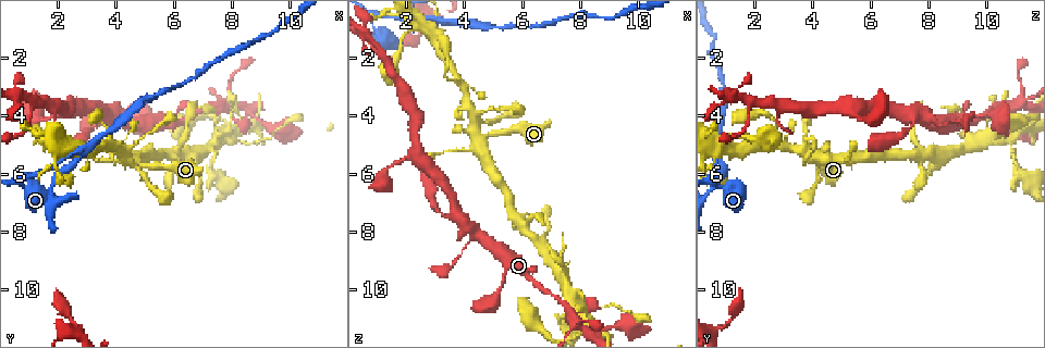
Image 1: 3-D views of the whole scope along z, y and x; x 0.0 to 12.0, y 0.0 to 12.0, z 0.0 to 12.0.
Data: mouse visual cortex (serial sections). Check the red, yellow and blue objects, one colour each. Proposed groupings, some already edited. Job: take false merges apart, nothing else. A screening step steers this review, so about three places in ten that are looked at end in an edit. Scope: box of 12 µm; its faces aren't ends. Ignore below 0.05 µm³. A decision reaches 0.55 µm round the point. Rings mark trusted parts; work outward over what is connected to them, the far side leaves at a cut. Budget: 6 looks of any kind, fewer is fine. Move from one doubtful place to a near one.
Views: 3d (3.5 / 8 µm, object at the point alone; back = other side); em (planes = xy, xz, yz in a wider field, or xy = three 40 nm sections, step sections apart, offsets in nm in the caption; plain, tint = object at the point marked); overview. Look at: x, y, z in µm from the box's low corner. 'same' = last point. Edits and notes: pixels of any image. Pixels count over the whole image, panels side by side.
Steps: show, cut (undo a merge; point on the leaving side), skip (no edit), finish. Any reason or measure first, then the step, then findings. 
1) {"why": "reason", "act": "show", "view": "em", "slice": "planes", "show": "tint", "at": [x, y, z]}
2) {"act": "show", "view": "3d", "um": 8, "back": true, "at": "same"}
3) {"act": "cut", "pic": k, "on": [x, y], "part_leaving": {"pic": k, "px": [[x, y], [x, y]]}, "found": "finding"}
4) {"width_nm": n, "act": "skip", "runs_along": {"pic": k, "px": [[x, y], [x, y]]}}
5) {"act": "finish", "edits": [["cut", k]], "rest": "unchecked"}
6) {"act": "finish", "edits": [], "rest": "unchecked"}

{"why": "narrows sharply", "act": "show", "view": "3d", "um": 3.5, "at": [7.7, 3.7, 10.7]}

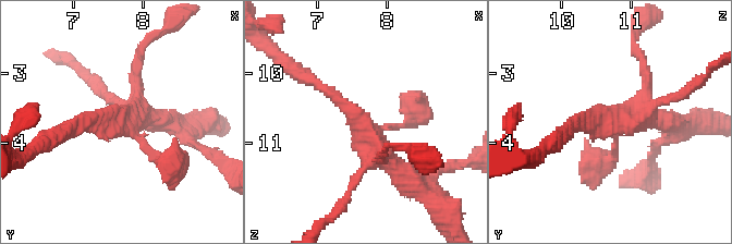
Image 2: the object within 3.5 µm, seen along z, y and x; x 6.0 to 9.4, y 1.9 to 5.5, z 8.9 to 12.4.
{"why": "now the EM", "act": "show", "view": "em", "slice": "xy", "step": 2, "show": "tint", "at": [7.70, 3.70, 10.80]}

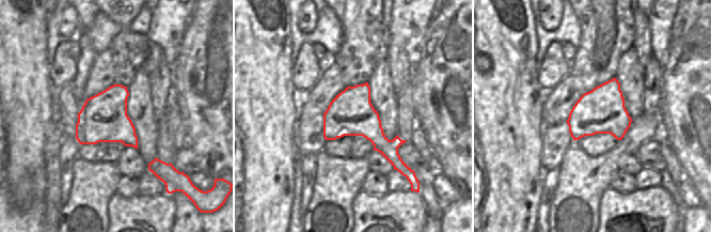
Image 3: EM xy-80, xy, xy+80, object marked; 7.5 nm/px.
{"act": "skip", "runs_along": {"pic": 2, "px": [[313, 80], [416, 185]]}, "found": "one cell here"}

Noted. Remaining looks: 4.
{"why": "calibre changes", "act": "show", "view": "3d", "um": 3.5, "at": [7.3, 5.4, 10.9]}

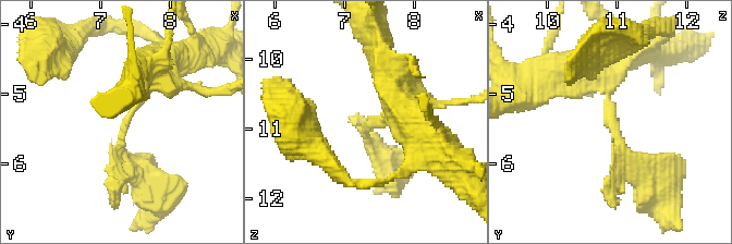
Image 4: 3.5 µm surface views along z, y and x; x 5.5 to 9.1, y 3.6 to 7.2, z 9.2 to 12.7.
{"act": "show", "view": "em", "slice": "xy", "step": 2, "show": "plain", "at": [7.30, 5.45, 10.95]}

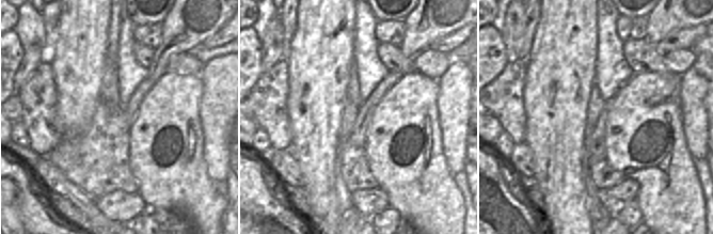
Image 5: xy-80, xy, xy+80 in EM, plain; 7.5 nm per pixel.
{"act": "show", "view": "em", "slice": "xy", "step": 2, "show": "tint", "at": "same"}

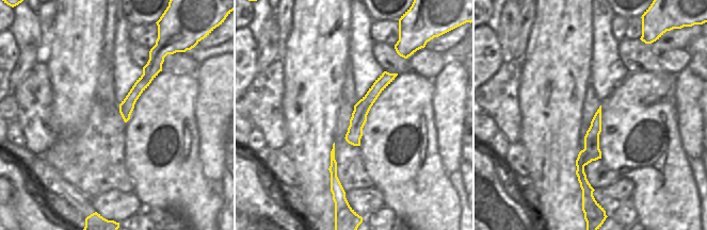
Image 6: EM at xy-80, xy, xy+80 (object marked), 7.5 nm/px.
{"arm_widths_nm": [200, 300], "act": "cut", "pic": 4, "on": [614, 132], "part_leaving": {"pic": 4, "px": [[607, 101], [618, 142], [651, 185]]}, "found": "a second cell is stuck on"}

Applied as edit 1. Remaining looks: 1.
{"act": "finish", "edits": [["cut", 4]], "rest": "unchecked"}

